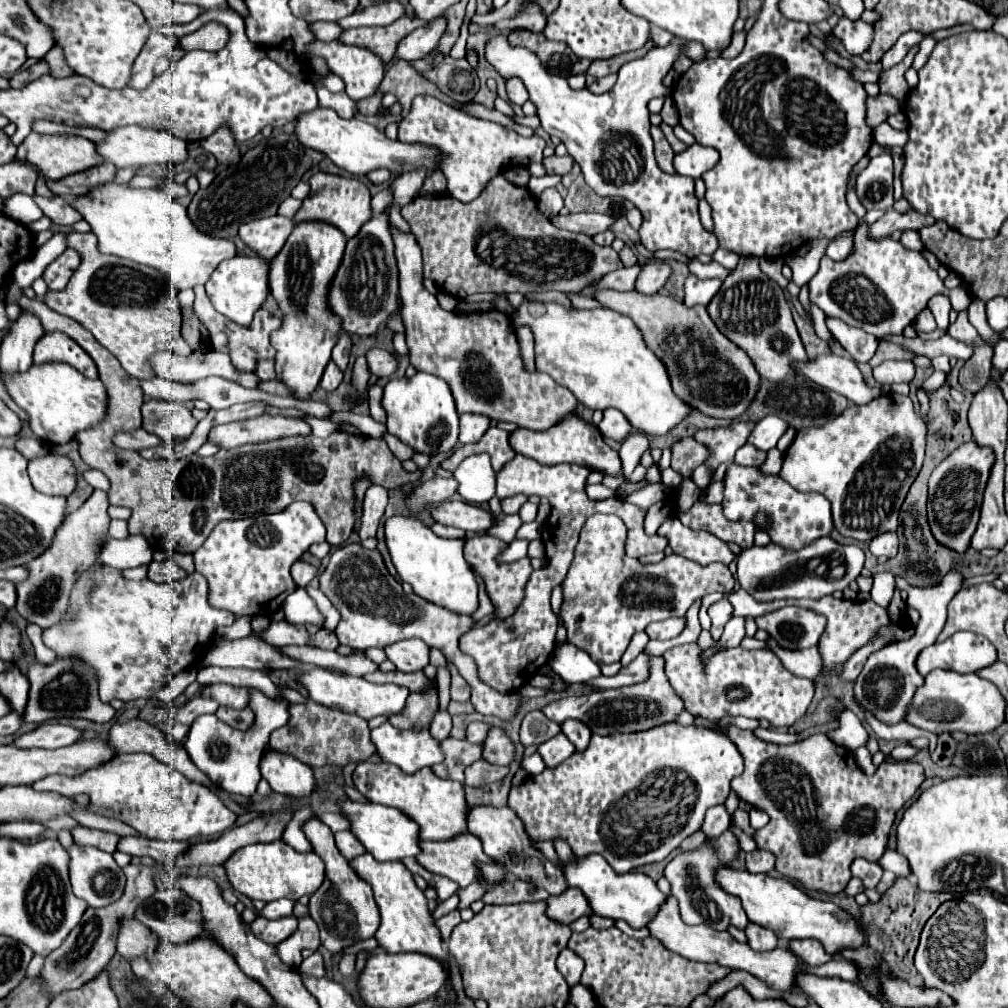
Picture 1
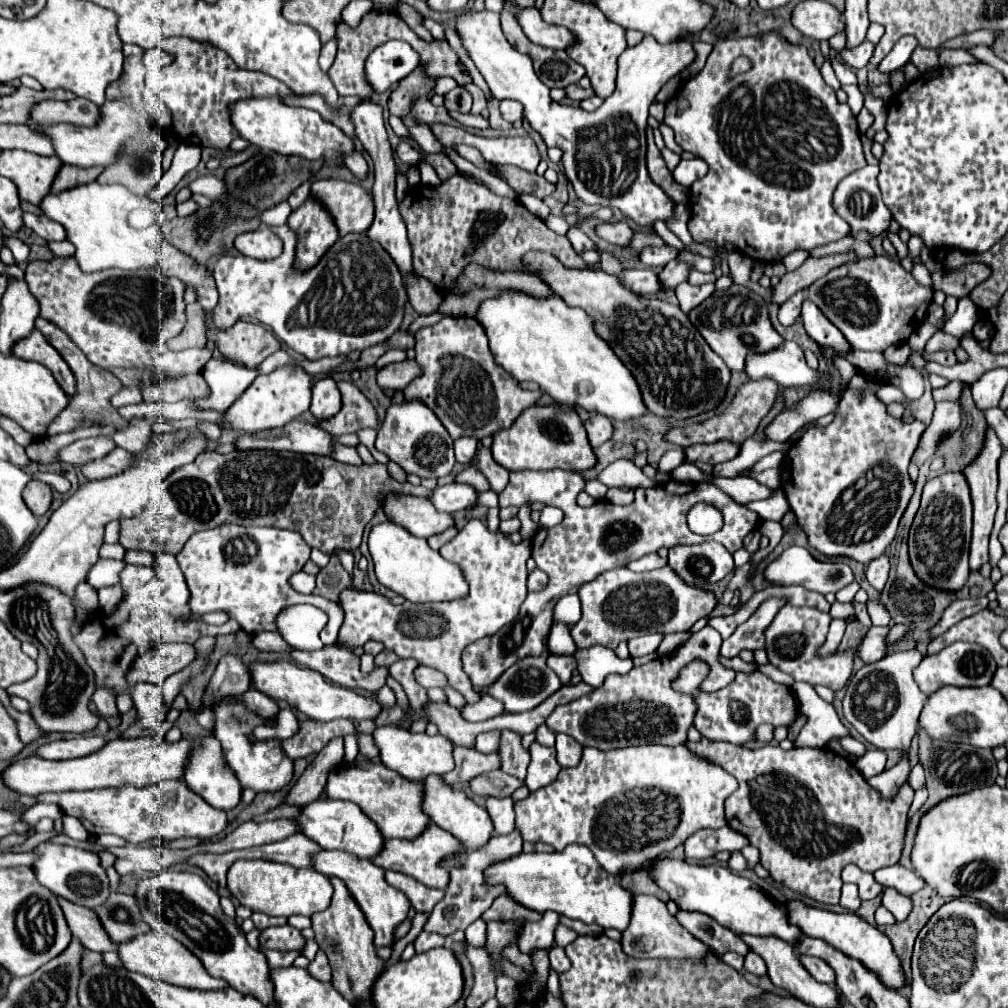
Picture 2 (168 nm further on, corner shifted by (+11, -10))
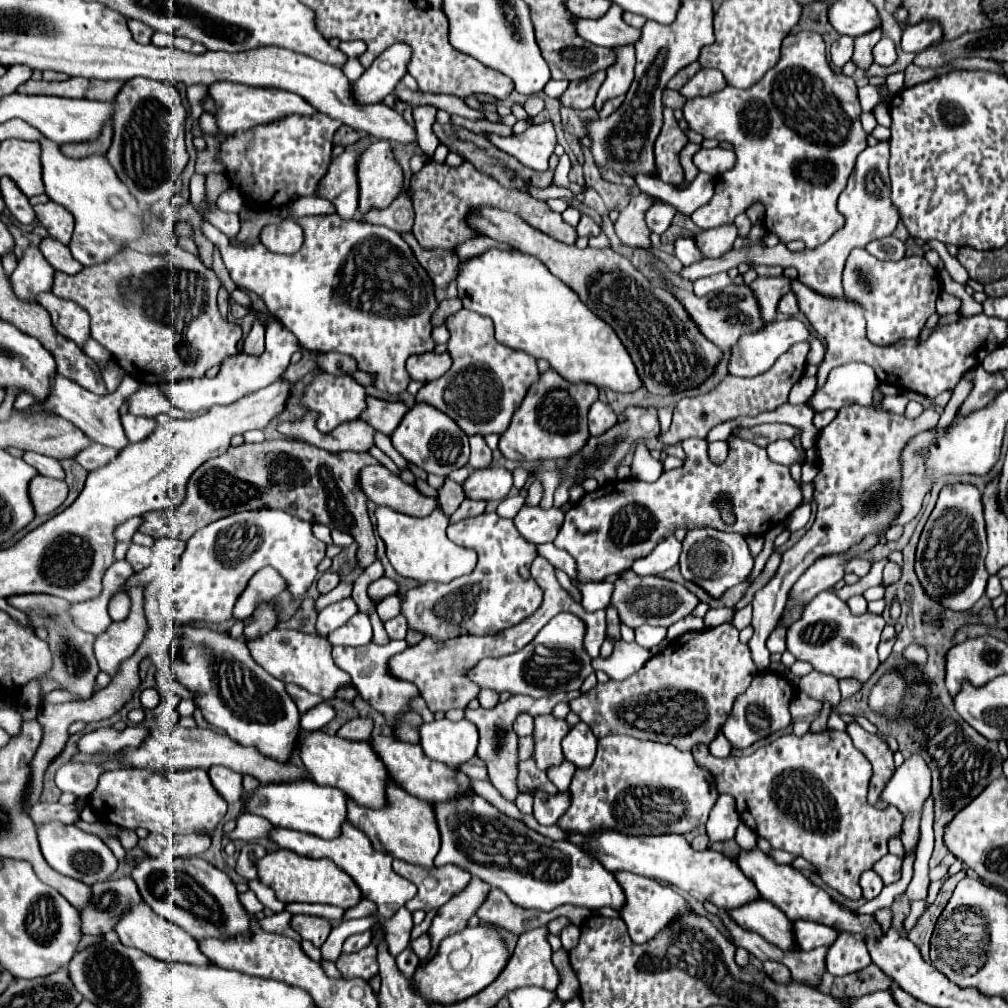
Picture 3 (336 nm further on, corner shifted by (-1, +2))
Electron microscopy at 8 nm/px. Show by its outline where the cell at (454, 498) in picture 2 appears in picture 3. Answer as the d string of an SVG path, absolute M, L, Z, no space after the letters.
M488 467L482 471L472 471L472 475L464 483L464 491L470 499L502 501L510 493L512 485L512 471L504 467Z

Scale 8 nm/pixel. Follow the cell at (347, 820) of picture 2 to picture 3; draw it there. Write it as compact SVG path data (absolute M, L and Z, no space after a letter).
M312 779L294 781L294 783L272 783L260 785L244 799L244 811L268 819L274 827L294 829L312 833L324 839L338 837L340 825L346 821L346 795L340 789L316 785Z

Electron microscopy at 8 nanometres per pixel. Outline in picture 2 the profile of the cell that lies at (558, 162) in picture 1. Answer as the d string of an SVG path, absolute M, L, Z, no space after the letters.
M502 165L500 175L518 193L530 193L530 195L536 195L538 199L544 199L546 195L554 193L554 189L556 189L556 185L546 181L544 177L540 177L536 173L530 173L530 171L524 171L524 169L516 169L512 165L506 165L506 167Z

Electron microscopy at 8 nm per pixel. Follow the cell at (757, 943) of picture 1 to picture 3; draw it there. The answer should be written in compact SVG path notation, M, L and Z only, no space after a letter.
M774 961L764 963L764 973L766 973L774 983L780 983L780 985L792 983L790 971L788 971L784 965L780 965L780 963L774 963Z

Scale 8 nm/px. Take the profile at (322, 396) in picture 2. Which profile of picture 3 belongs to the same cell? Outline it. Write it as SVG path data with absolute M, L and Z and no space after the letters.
M320 373L312 379L312 383L304 389L302 399L300 399L302 407L306 411L314 411L316 417L316 427L322 433L330 433L332 429L336 429L338 425L346 423L346 421L354 421L360 417L360 413L366 409L366 389L362 385L358 385L352 377L348 375L330 375L330 373Z

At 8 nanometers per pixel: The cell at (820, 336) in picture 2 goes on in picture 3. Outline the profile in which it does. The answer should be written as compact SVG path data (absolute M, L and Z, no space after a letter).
M880 141L874 147L866 147L854 167L854 173L842 191L838 199L838 211L846 217L846 225L836 231L826 243L818 245L816 249L804 249L800 253L792 253L786 249L786 245L776 245L776 247L762 247L762 237L766 235L766 227L762 221L754 223L748 241L748 249L732 249L720 259L704 259L698 261L692 267L684 267L680 271L682 277L696 281L698 277L706 277L712 273L726 273L732 267L738 267L740 263L746 263L750 267L756 265L780 265L780 267L796 267L798 269L798 279L804 281L810 289L816 289L816 293L824 293L826 297L842 297L842 269L846 263L848 253L854 247L866 247L874 239L882 239L886 235L892 235L892 231L898 225L898 213L890 201L890 177L888 177L888 159L890 159L890 143Z

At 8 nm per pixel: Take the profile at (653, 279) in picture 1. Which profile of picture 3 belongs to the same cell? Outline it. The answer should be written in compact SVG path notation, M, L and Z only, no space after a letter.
M730 223L730 225L720 225L698 233L696 243L700 245L700 251L704 253L704 257L716 259L734 247L736 237L738 237L738 229L734 223Z

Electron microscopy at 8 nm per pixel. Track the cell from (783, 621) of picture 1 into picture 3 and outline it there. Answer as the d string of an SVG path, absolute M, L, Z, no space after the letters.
M822 591L804 607L804 617L796 621L792 629L788 629L786 645L796 659L810 663L820 673L832 675L836 679L852 677L864 683L880 665L878 643L884 625L886 623L882 615L870 611L864 615L852 615L846 601L842 601L832 591Z

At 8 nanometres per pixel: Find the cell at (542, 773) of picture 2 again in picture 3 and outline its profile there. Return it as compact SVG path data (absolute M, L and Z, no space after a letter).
M564 761L556 769L548 769L548 779L558 787L558 791L568 791L574 771L576 771L576 767L570 761Z

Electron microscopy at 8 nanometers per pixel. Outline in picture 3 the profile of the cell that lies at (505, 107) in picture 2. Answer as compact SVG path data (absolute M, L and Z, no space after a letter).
M532 95L532 97L528 97L528 99L526 99L524 109L526 109L526 113L528 113L530 117L536 117L536 115L538 115L538 113L544 109L544 101L542 101L540 97Z

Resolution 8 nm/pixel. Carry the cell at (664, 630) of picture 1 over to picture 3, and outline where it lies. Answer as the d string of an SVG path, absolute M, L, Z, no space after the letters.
M640 625L634 629L636 643L644 649L652 649L660 645L666 639L666 629L664 627L652 627L652 625Z

